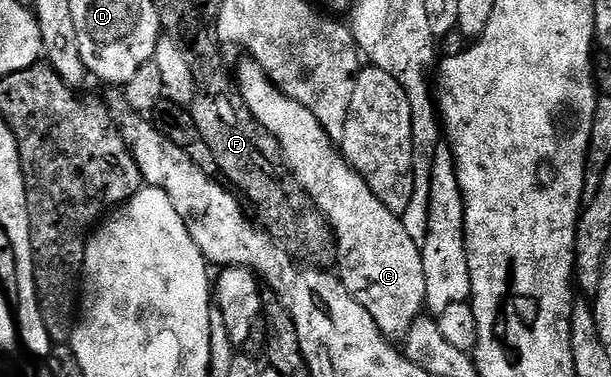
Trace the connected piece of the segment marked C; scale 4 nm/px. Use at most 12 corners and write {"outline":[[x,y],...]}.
{"outline":[[256,61],[237,88],[335,235],[339,280],[402,342],[423,250]]}

